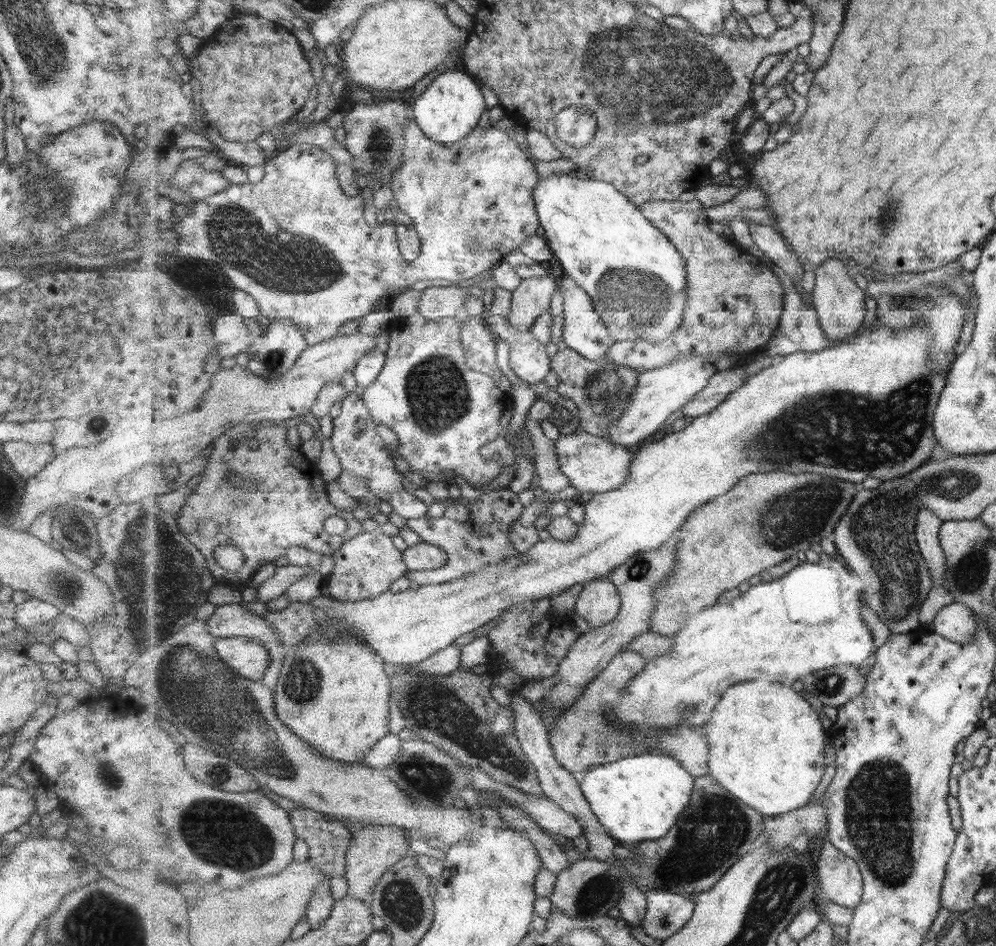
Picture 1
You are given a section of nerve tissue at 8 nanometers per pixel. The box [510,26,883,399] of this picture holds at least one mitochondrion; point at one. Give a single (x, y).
(669, 76)

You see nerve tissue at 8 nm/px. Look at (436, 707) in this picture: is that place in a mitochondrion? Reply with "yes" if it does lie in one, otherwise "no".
yes

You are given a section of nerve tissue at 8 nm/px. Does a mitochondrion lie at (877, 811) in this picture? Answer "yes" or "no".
yes

